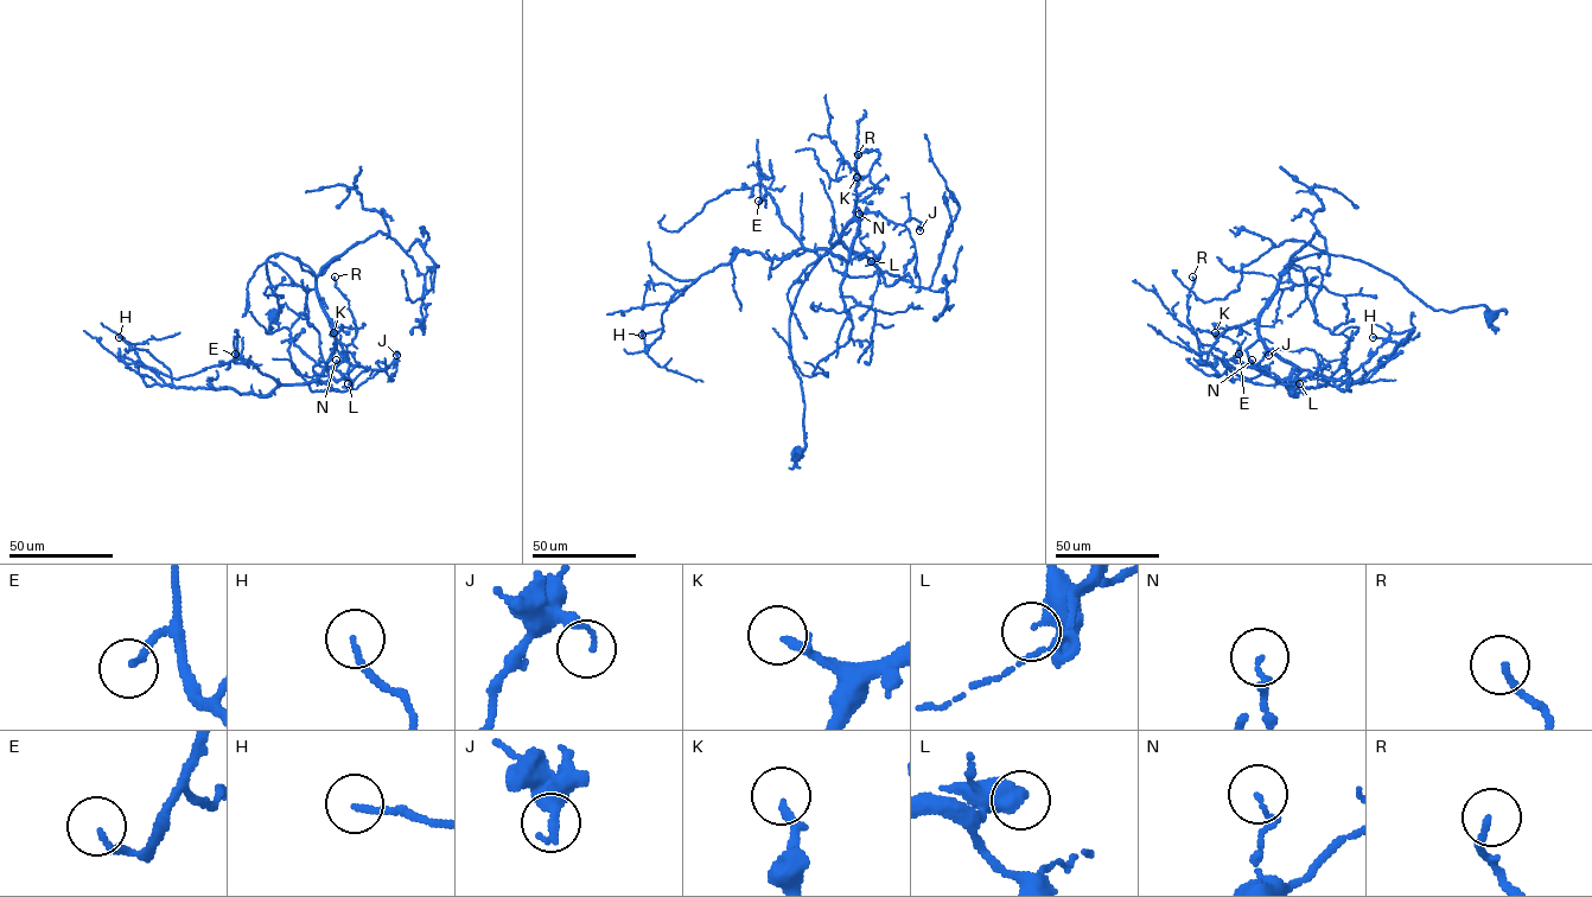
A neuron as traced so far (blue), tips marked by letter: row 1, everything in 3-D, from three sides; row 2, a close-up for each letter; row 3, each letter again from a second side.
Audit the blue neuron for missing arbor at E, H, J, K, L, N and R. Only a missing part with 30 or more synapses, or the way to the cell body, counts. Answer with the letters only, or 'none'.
E, K

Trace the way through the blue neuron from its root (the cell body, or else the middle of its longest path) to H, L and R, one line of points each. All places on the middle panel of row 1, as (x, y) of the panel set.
H: (795, 453), (804, 401), (790, 316), (855, 221), (846, 262), (740, 250), (675, 293), (647, 350), (642, 335)
L: (795, 453), (804, 446), (789, 337), (795, 297), (852, 221), (859, 228), (849, 259), (871, 252), (871, 261)
R: (795, 453), (804, 446), (804, 401), (790, 316), (879, 158), (858, 154)

